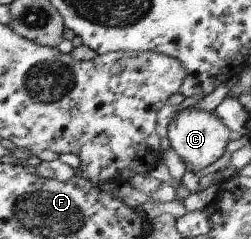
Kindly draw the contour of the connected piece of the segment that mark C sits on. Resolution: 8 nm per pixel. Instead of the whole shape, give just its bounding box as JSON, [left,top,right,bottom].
[166,107,230,172]

